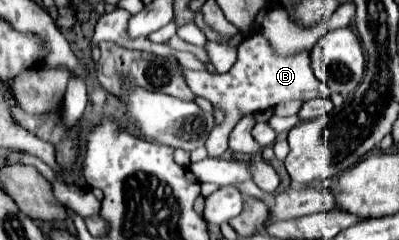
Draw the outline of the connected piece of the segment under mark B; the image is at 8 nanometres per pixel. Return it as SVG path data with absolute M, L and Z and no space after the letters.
M253 29L237 47L237 61L225 75L211 75L207 71L191 71L183 69L185 81L189 89L211 103L221 103L225 111L229 111L229 119L215 127L207 139L209 157L221 157L227 151L227 137L237 125L241 113L257 113L265 109L273 109L279 103L287 101L309 101L315 97L329 97L329 87L321 83L311 69L311 59L307 51L299 51L295 55L279 55L271 47L269 39Z

